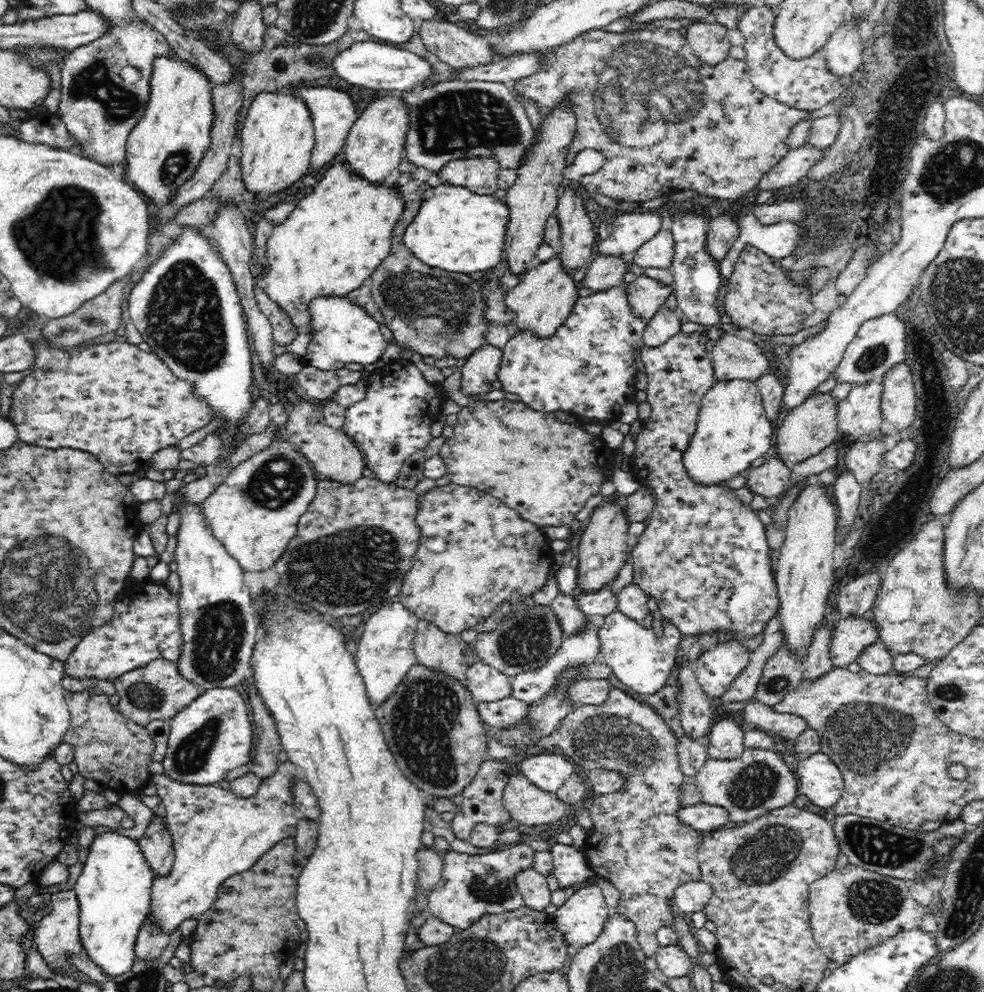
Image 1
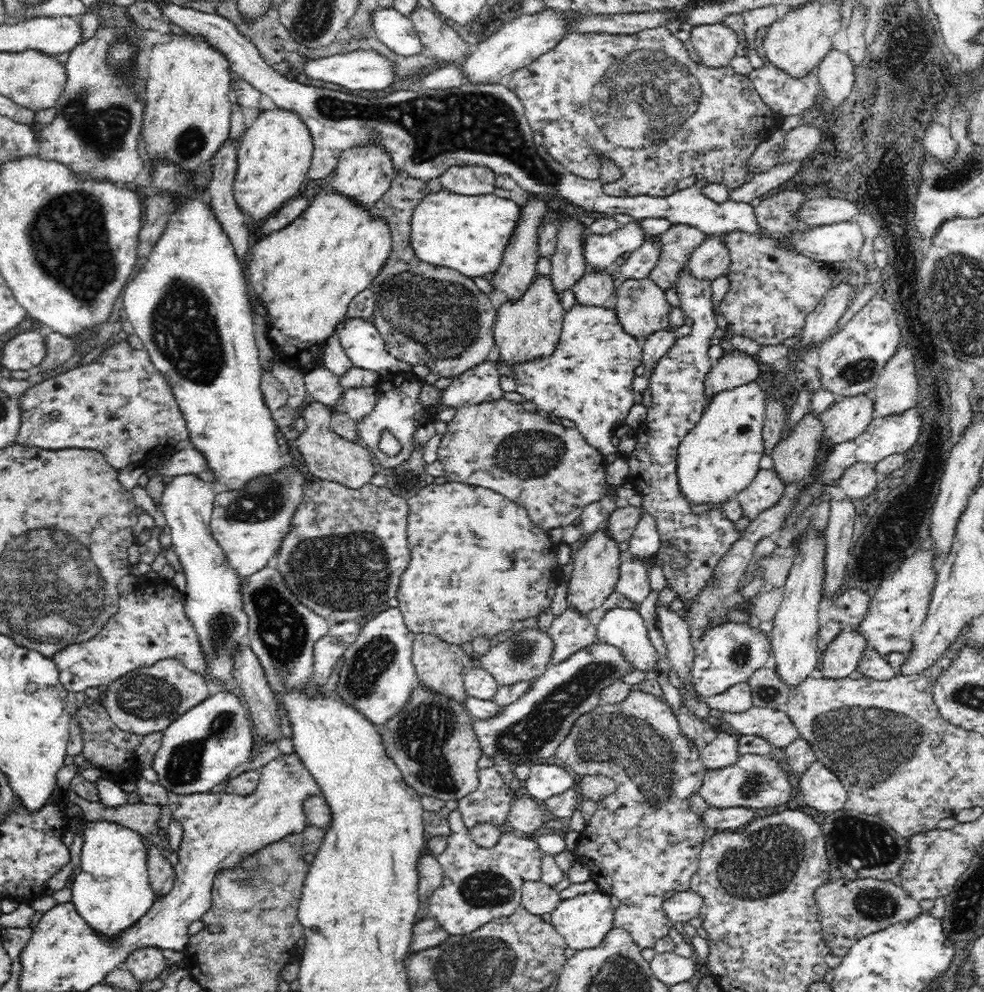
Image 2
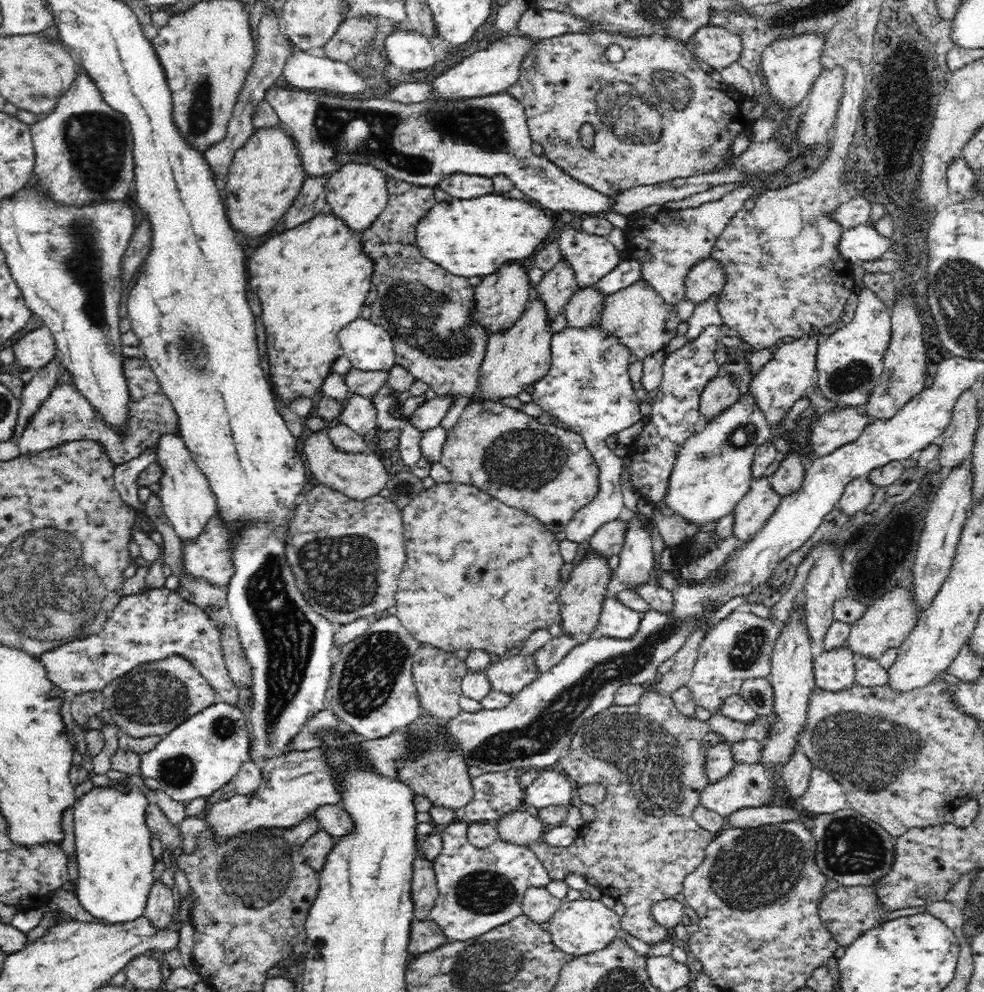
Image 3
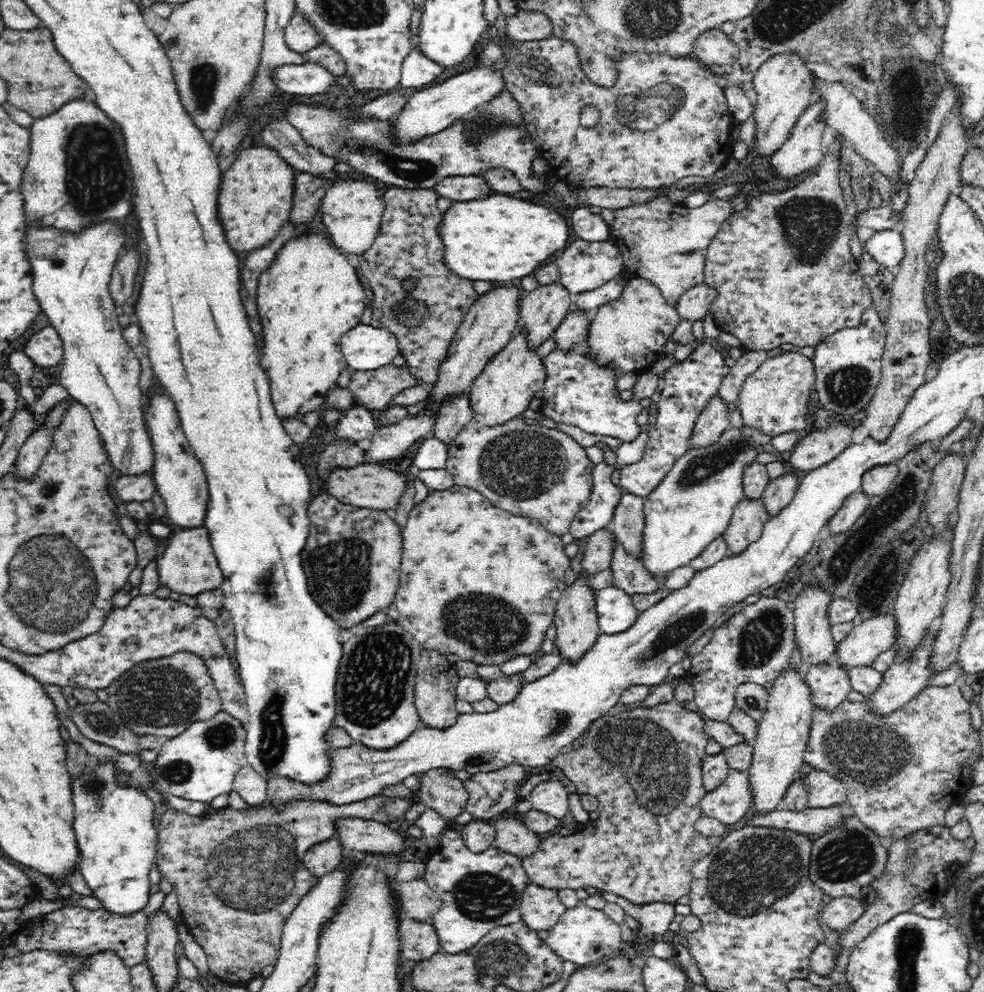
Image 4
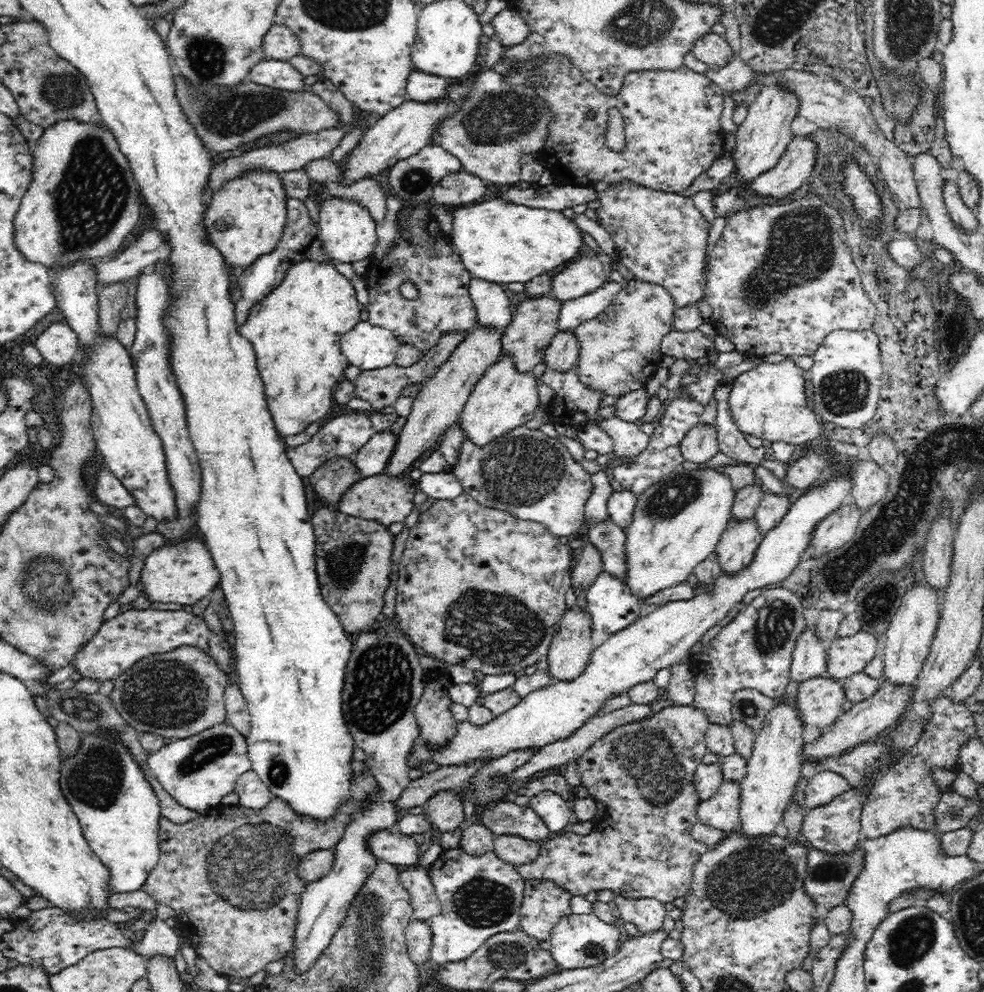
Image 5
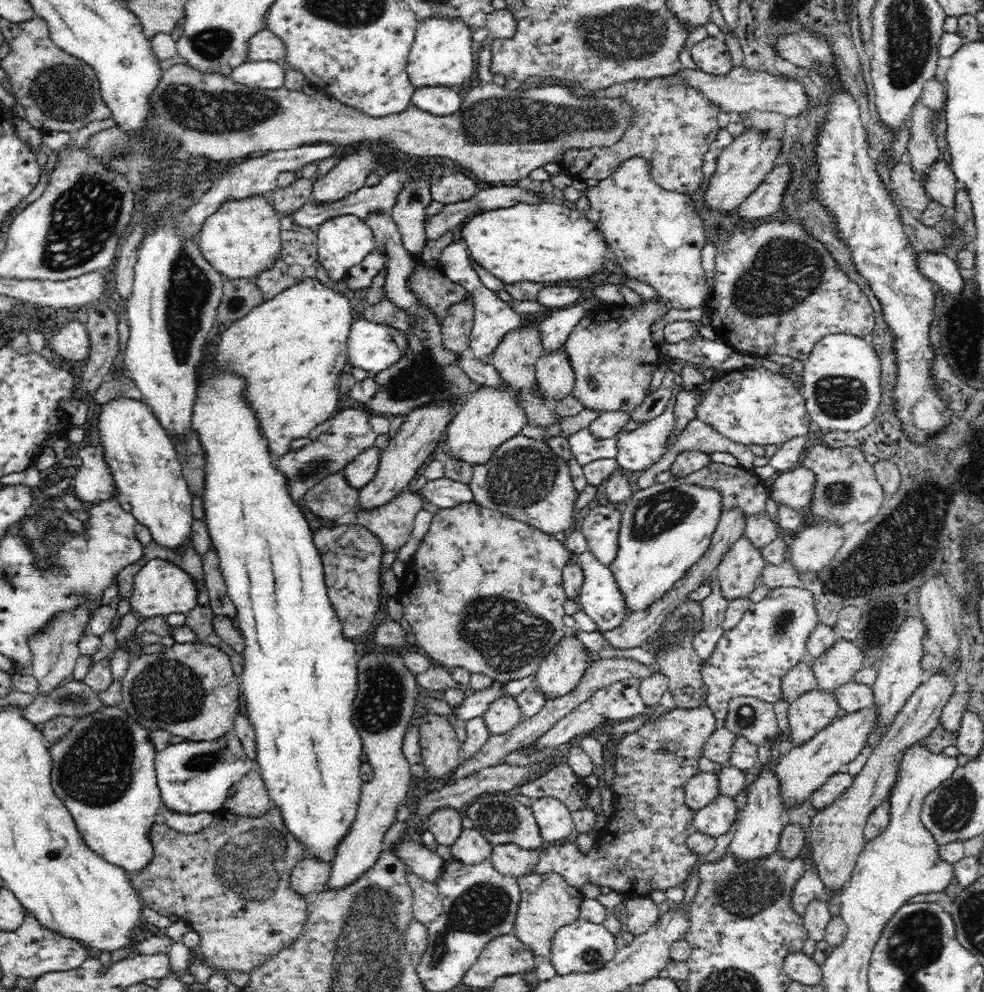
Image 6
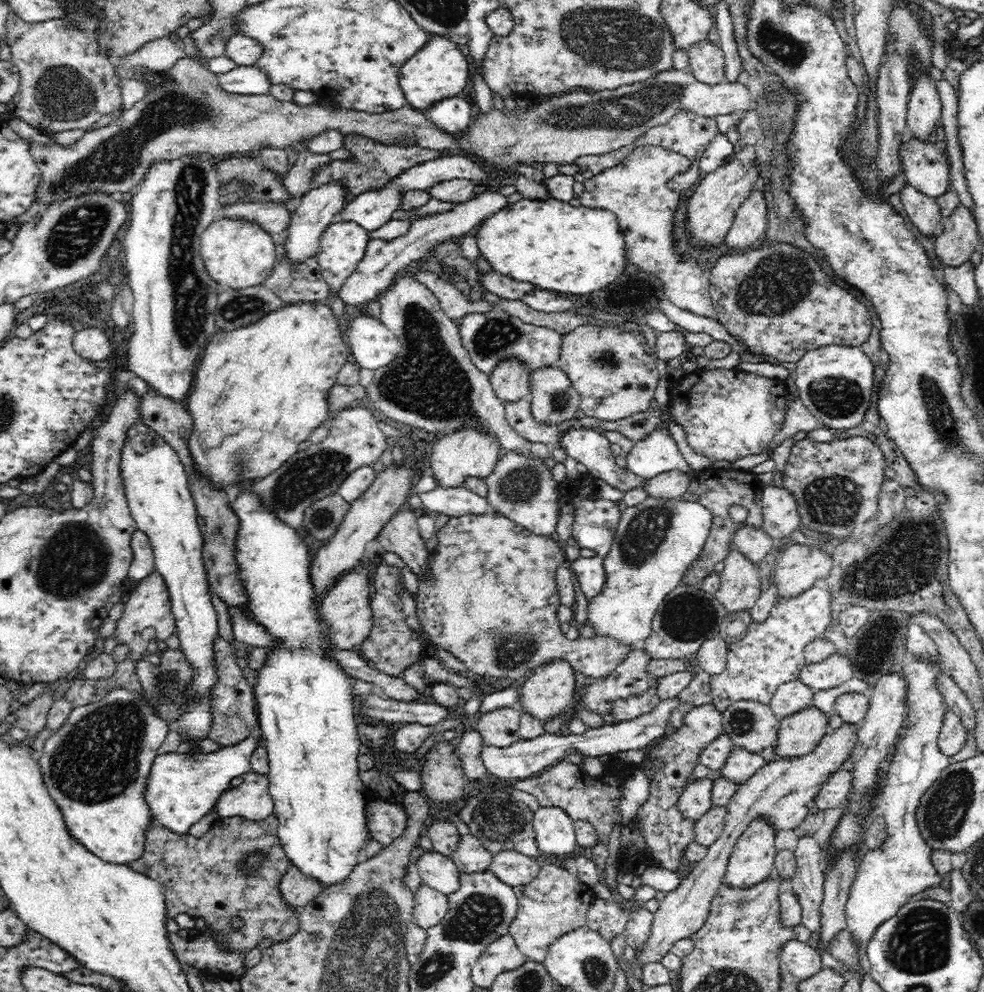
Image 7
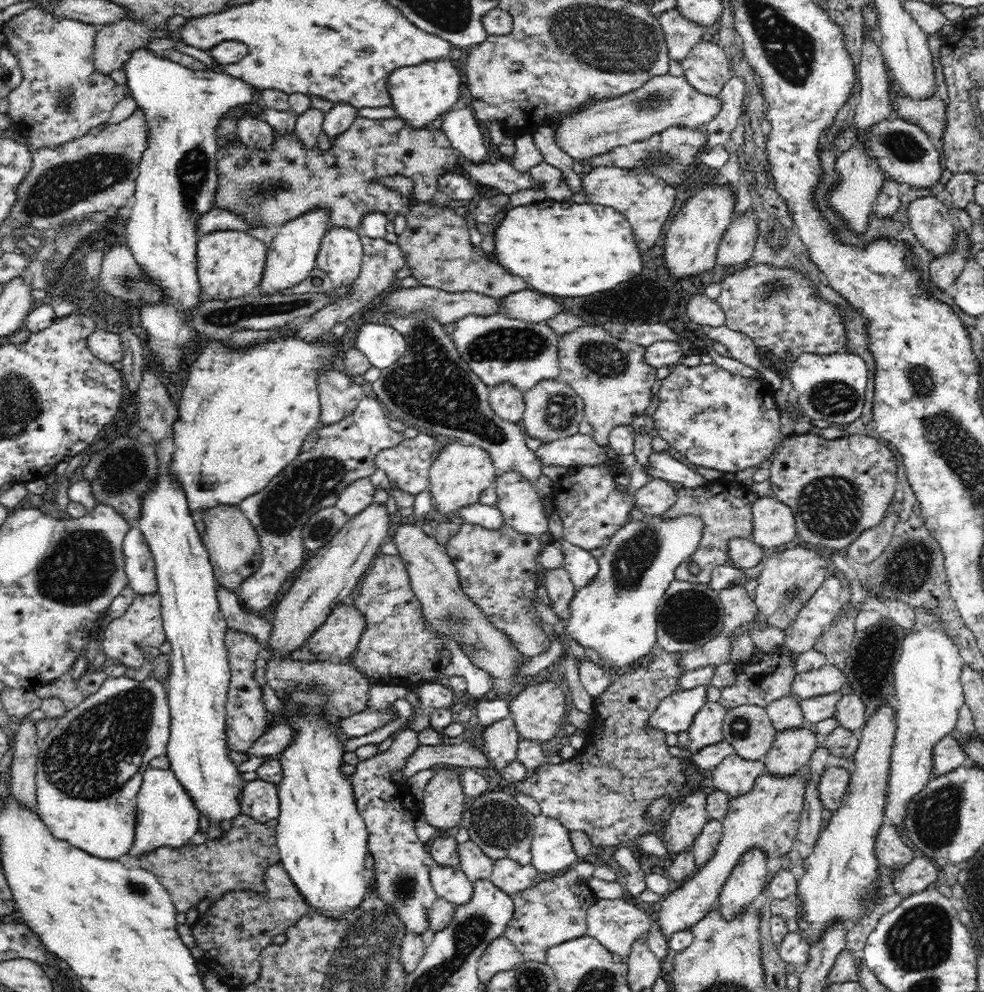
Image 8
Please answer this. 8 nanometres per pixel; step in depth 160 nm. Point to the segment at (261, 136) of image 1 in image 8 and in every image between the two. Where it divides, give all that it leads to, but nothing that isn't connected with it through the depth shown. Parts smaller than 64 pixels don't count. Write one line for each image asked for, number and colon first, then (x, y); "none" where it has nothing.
2: (275, 153)
3: (266, 175)
4: (255, 198)
5: (246, 217)
6: (242, 239)
7: (238, 254)
8: (231, 263)

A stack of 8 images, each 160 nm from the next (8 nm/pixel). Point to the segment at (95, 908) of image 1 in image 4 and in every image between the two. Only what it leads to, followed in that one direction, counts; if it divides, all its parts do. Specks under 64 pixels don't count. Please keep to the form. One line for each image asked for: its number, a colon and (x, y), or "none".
2: (113, 891)
3: (113, 850)
4: (116, 840)

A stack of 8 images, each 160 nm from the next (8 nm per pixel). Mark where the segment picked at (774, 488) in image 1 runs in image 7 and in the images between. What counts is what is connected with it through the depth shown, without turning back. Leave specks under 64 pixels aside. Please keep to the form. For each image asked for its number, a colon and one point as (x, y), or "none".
2: (764, 491)
3: (753, 509)
4: (746, 524)
5: (735, 549)
6: (742, 563)
7: (739, 588)

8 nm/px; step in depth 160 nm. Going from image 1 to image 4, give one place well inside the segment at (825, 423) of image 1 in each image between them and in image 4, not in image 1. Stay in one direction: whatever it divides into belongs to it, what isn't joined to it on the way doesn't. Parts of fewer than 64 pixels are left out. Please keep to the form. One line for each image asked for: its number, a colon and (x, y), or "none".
2: (794, 456)
3: (789, 476)
4: (779, 492)

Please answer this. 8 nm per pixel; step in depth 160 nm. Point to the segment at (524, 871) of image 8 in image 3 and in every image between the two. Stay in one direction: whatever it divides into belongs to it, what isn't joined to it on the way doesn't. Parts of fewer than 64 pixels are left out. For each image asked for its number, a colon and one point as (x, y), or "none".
3: (519, 826)
4: (511, 834)
5: (514, 850)
6: (508, 858)
7: (514, 868)

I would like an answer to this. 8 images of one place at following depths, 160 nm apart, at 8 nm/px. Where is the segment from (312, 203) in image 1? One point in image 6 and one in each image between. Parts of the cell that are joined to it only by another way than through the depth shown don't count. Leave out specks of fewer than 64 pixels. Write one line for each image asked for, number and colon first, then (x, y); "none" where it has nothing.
2: (306, 274)
3: (312, 280)
4: (309, 295)
5: (296, 331)
6: (291, 349)

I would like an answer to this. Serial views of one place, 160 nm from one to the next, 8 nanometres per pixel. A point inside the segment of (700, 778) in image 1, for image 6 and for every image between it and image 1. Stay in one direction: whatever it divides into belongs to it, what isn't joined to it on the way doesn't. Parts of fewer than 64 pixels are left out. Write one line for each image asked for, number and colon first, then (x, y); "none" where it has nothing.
2: (758, 782)
3: (749, 785)
4: (728, 802)
5: (721, 811)
6: (717, 817)

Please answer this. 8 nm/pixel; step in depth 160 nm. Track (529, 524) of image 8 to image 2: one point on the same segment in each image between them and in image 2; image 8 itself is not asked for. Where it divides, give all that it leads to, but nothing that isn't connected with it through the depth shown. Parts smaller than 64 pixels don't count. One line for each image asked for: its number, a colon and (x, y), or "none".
2: (496, 444)
3: (545, 469)
4: (527, 469)
5: (524, 472)
6: (523, 479)
7: (520, 488)

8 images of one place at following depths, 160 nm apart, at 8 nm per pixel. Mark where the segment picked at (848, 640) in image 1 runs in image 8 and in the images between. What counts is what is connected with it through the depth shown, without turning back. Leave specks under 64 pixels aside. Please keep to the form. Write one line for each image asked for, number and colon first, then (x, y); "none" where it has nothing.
2: (842, 657)
3: (834, 669)
4: (830, 685)
5: (820, 699)
6: (812, 711)
7: (798, 733)
8: (792, 749)

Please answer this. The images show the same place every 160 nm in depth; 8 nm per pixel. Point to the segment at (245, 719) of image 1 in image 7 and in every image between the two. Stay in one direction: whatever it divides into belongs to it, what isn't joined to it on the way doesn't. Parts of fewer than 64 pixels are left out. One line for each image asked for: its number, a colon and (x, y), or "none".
2: (200, 749)
3: (203, 754)
4: (200, 764)
5: (198, 771)
6: (194, 776)
7: (184, 786)

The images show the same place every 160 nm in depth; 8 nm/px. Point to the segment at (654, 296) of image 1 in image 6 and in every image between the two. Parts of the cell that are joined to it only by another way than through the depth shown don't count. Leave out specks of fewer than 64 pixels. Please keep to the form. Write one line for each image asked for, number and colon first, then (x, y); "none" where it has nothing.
2: (642, 307)
3: (637, 315)
4: (629, 332)
5: (620, 348)
6: (611, 350)

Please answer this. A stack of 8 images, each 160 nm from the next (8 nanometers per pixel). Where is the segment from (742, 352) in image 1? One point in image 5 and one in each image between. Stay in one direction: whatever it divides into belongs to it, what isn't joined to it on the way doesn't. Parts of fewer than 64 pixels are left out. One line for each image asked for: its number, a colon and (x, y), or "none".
2: (736, 368)
3: (720, 392)
4: (714, 420)
5: (700, 444)

